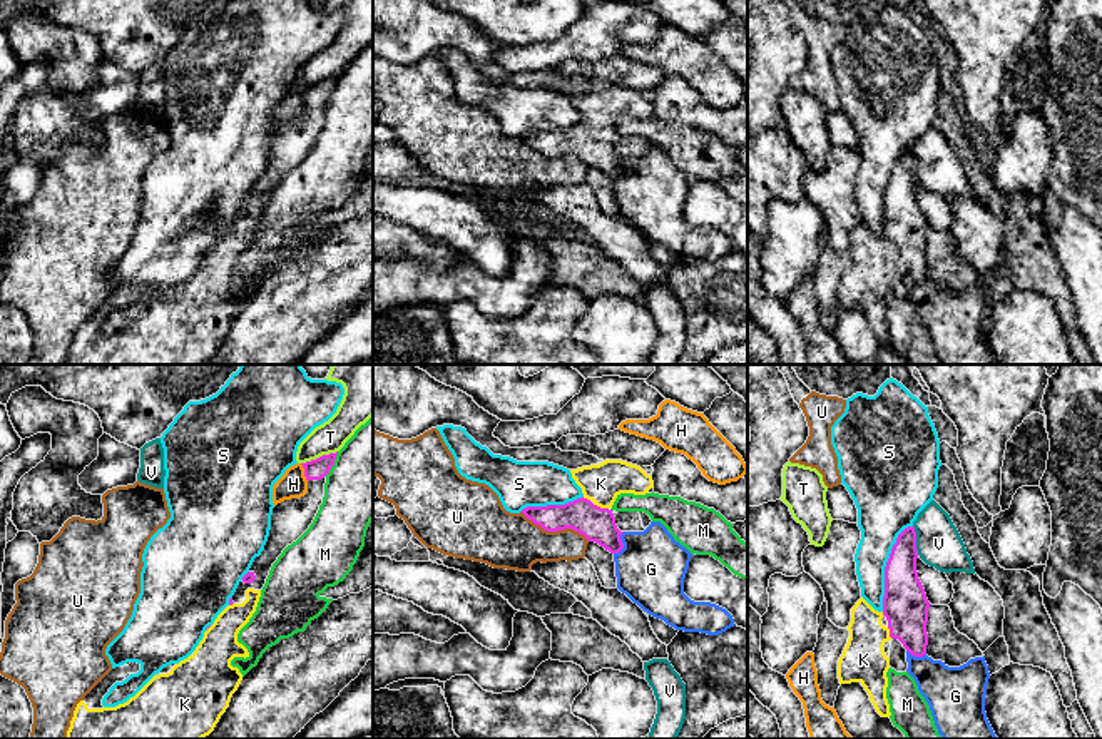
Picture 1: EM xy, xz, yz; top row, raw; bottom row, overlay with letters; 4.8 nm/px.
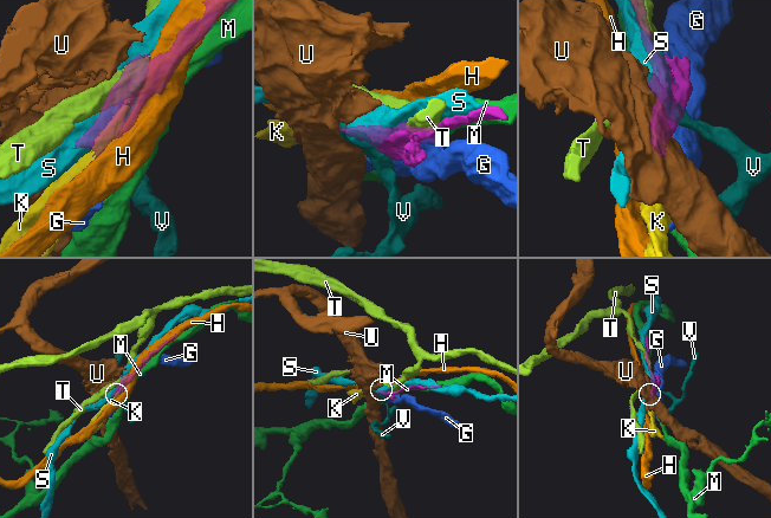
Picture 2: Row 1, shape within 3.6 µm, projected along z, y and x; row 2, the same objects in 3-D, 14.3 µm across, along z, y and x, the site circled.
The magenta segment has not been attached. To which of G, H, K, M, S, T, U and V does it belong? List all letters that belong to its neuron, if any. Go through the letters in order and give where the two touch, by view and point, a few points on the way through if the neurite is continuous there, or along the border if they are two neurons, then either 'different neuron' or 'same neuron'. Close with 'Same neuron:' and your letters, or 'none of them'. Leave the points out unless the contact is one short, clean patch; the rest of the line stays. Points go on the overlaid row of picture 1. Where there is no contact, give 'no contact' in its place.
G: xz (622, 544) | different neuron
H: xy (305, 472) | along xy (300, 463), (308, 480) | different neuron
K: xz (599, 507) | same neuron
M: xy (333, 463) | different neuron
S: yz (885, 567) | different neuron
T: xy (320, 457) | different neuron
U: xz (556, 530) | different neuron
V: yz (915, 540) | different neuron
Same neuron: K

